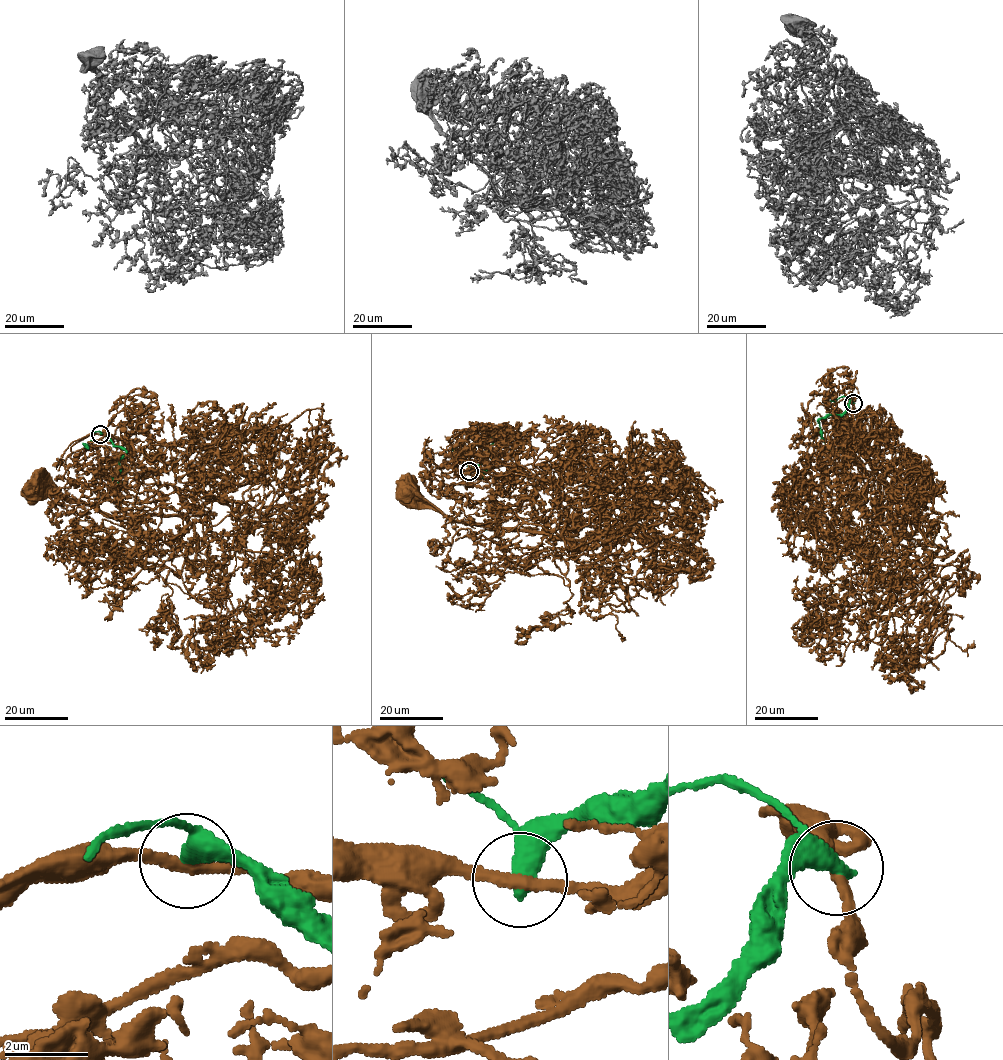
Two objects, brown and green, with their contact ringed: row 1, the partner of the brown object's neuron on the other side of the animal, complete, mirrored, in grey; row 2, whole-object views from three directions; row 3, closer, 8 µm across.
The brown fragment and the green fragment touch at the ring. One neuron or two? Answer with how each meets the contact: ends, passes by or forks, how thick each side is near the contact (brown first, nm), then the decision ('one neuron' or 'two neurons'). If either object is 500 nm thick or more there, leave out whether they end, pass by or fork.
240 nm thick on the brown side, 550 nm on the other; two neurons

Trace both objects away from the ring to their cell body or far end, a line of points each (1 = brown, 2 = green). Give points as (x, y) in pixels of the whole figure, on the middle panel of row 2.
1: (469, 471), (487, 472), (498, 482), (475, 504), (497, 500), (578, 552), (546, 533), (457, 522), (410, 491)
2: (469, 471), (481, 462), (492, 439), (487, 443), (492, 464), (481, 478)

